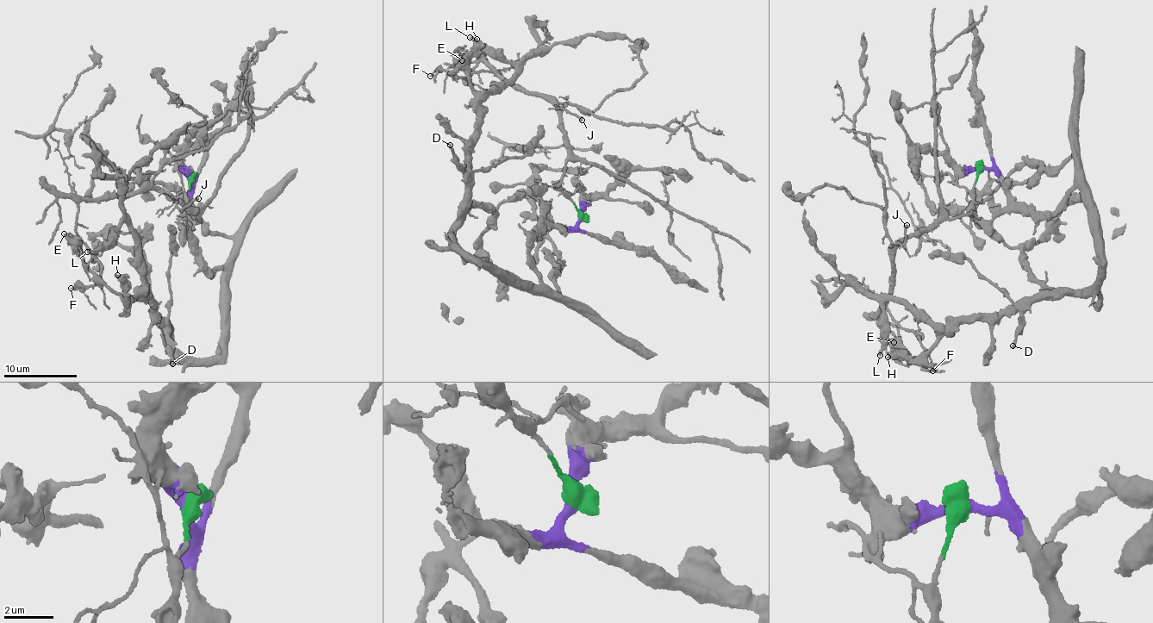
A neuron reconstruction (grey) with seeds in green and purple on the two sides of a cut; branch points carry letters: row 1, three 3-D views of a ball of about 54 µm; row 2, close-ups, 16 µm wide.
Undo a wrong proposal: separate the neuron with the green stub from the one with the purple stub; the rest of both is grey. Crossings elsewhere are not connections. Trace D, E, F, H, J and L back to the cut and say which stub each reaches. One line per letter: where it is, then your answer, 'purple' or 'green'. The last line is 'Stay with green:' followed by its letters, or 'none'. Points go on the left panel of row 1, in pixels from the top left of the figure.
D: at (172, 364); purple
E: at (64, 233); purple
F: at (71, 288); green
H: at (117, 275); purple
J: at (198, 198); green
L: at (87, 252); purple
Stay with green: F, J

